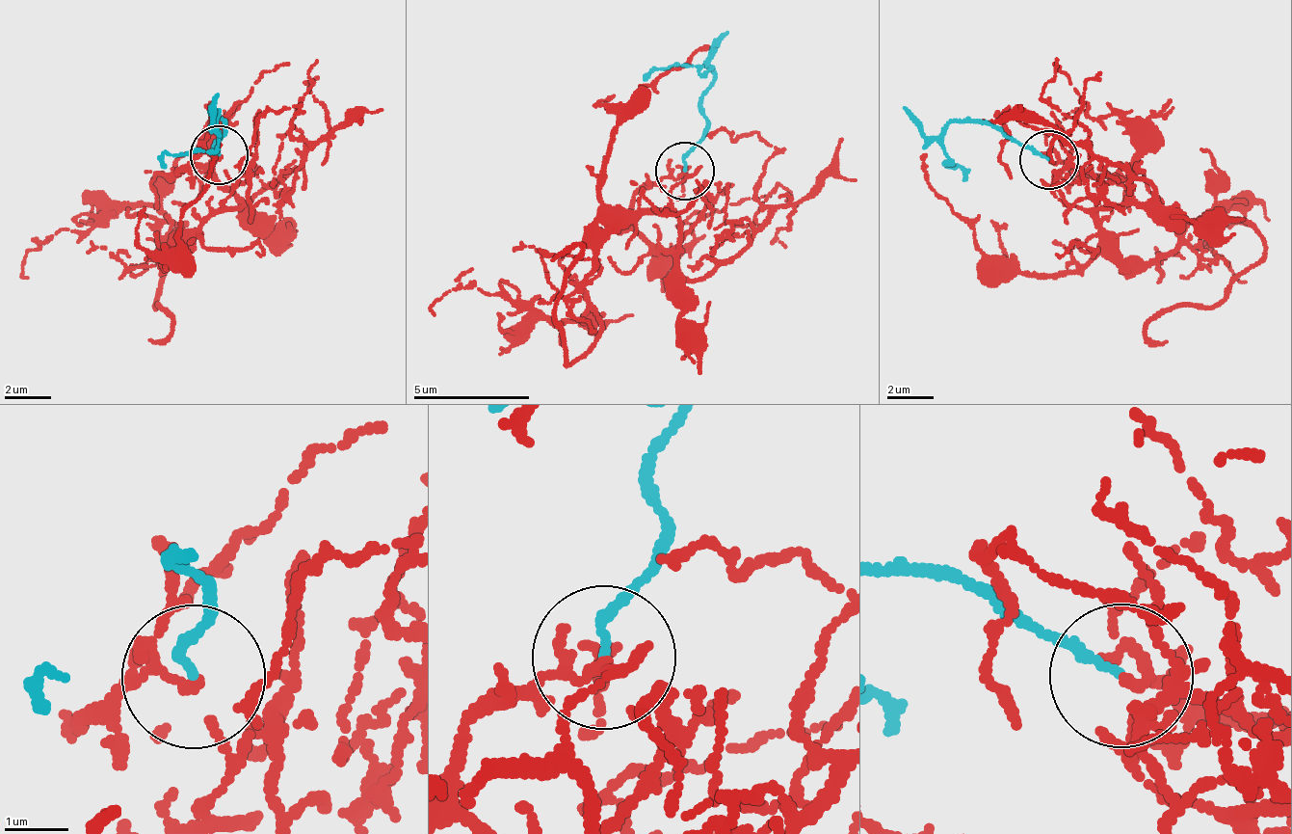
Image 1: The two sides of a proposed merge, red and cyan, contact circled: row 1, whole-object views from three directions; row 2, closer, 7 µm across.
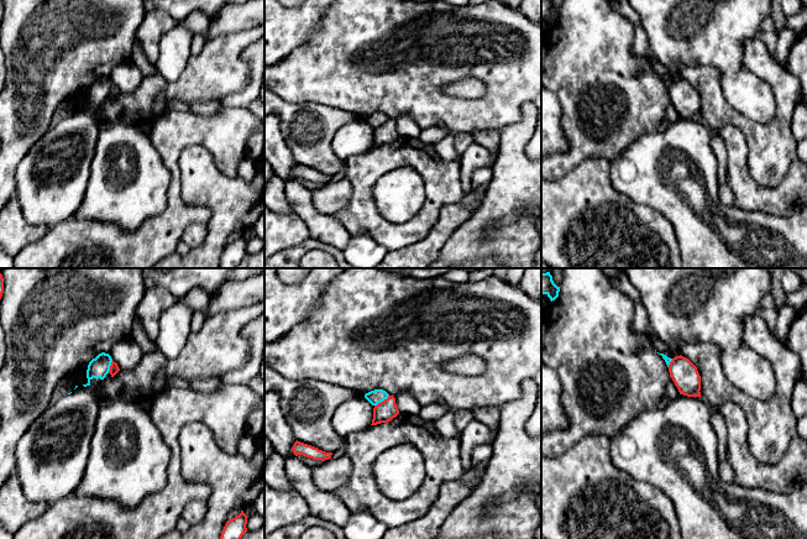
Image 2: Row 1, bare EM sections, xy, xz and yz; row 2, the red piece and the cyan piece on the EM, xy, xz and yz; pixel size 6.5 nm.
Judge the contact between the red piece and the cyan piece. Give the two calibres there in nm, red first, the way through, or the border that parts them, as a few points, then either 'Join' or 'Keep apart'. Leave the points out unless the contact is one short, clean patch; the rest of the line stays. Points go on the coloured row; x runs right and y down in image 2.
Thickness 140 nm (red) against 90 nm. Boundary: xz (388, 394), (375, 406). Keep apart

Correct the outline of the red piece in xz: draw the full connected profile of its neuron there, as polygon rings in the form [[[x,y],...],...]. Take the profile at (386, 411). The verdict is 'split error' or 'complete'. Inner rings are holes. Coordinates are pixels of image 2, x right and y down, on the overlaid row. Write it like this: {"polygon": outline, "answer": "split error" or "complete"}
{"polygon": [[[388,396],[387,399],[378,403],[373,408],[373,419],[371,425],[377,425],[381,423],[388,423],[399,414],[398,407],[395,404],[395,398]]], "answer": "complete"}

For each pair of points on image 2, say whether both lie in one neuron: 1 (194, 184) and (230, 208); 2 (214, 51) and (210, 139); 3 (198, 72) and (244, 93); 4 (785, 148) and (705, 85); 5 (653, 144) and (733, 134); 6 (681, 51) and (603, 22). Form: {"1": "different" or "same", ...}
{"1": "same", "2": "different", "3": "different", "4": "same", "5": "different", "6": "different"}

